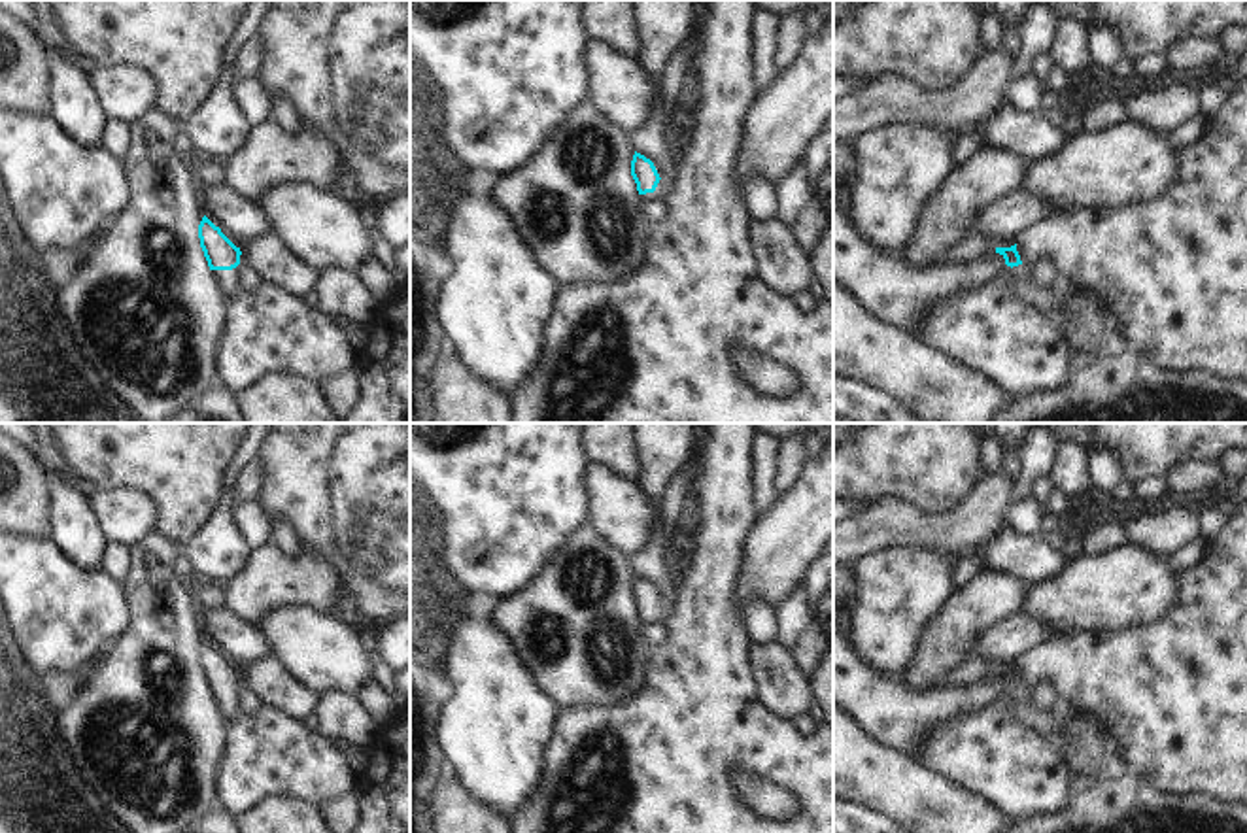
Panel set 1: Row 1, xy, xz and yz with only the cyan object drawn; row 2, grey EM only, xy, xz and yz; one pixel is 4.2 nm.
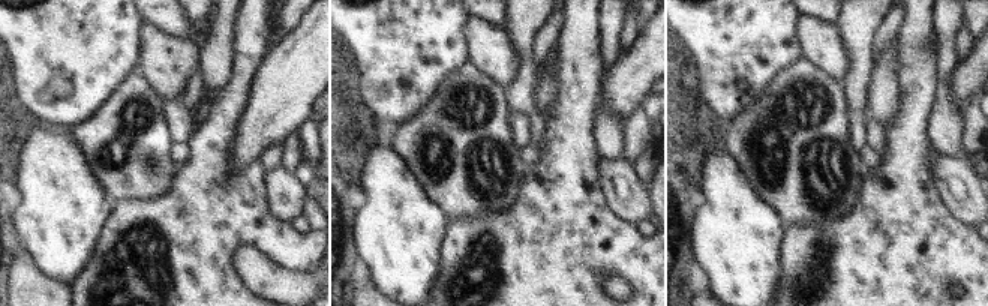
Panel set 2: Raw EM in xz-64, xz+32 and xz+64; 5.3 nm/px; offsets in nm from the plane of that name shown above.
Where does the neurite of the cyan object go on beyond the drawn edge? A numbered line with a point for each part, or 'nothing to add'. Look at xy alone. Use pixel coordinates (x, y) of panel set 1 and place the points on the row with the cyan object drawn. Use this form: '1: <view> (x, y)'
1: xy (227, 280)

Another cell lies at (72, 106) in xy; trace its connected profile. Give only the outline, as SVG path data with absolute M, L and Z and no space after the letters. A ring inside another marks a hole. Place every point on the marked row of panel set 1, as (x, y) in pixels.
M49 51L47 117L79 147L102 145L106 119L85 77L70 62Z

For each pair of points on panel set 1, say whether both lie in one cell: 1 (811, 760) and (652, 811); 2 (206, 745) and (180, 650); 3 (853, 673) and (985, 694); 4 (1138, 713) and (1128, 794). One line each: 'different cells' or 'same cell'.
1: same cell
2: same cell
3: same cell
4: different cells

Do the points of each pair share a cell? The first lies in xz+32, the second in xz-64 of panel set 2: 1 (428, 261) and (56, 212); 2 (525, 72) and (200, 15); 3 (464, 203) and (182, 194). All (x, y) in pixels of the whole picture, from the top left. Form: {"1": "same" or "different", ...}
{"1": "same", "2": "same", "3": "different"}

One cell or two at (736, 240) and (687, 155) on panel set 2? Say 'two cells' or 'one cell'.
one cell

